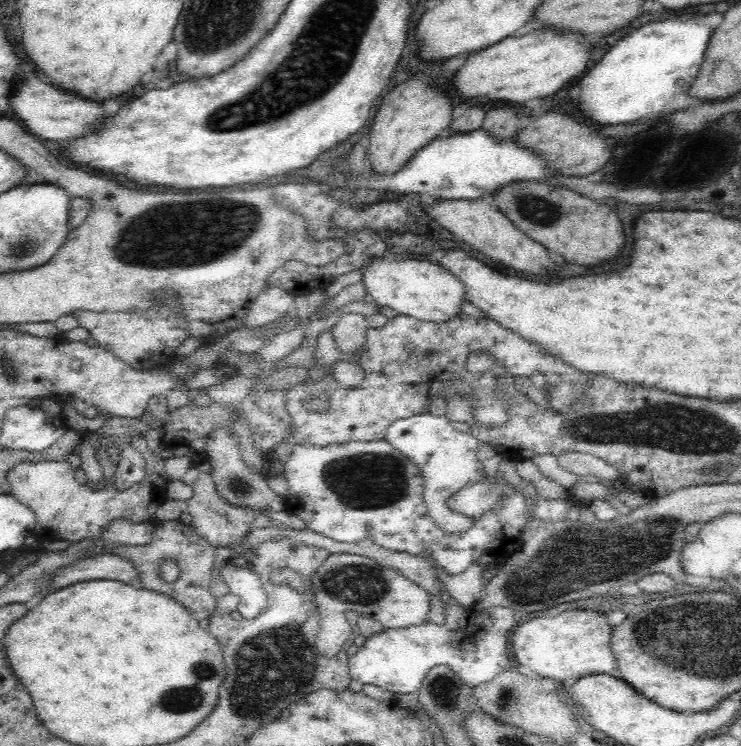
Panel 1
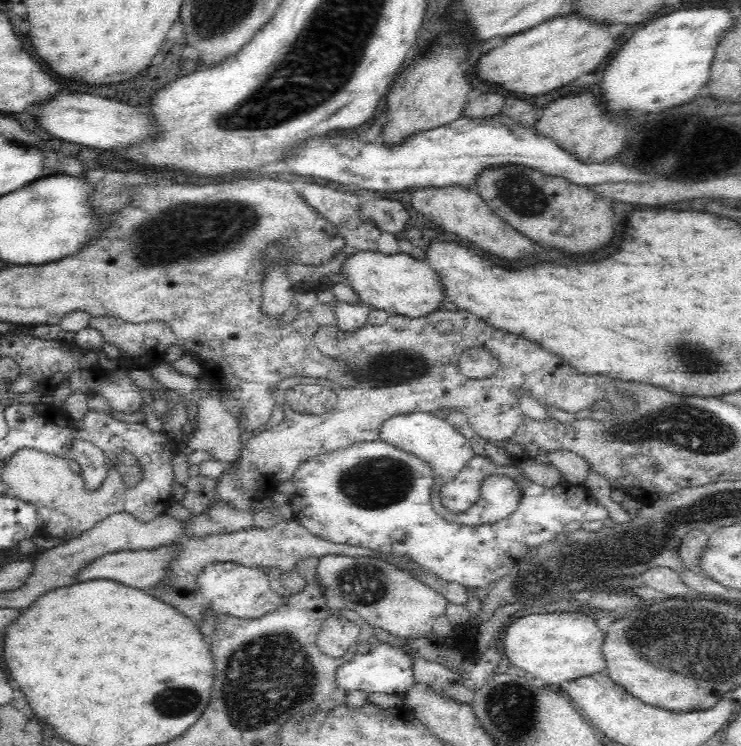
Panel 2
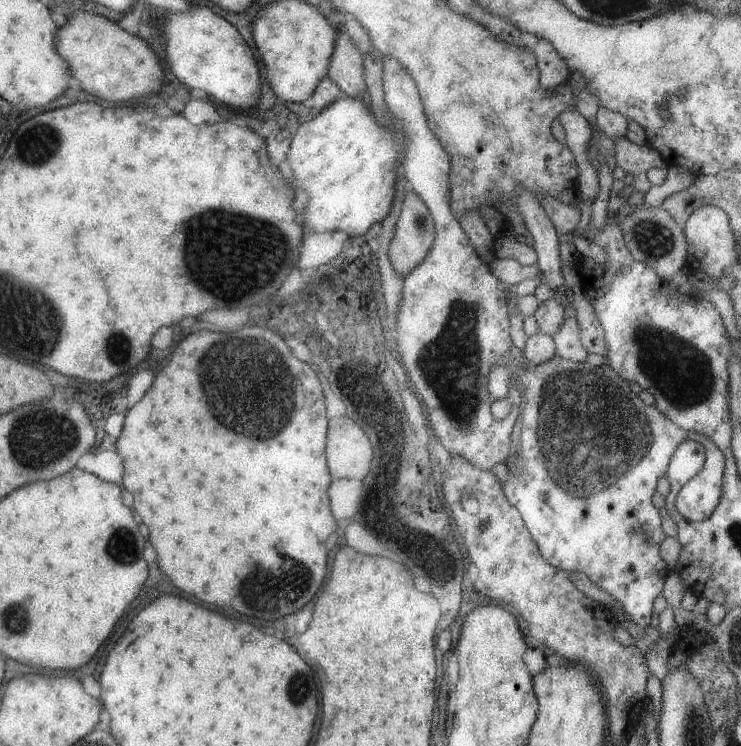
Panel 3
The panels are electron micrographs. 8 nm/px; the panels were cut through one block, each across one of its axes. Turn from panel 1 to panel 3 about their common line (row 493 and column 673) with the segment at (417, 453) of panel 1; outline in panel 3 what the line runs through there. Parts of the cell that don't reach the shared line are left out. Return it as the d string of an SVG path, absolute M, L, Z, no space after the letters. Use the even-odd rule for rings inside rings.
M516 354L511 358L507 358L503 364L497 362L495 366L497 366L497 368L501 366L509 376L513 376L514 379L521 384L525 398L523 412L520 412L521 430L518 444L519 448L521 448L521 452L519 452L519 454L514 453L510 456L513 458L513 466L511 466L511 464L506 466L507 480L501 484L507 502L521 515L523 524L525 524L533 542L537 545L539 554L543 557L544 561L547 561L555 568L563 569L567 572L571 570L582 572L597 588L611 594L620 606L623 607L623 610L631 616L632 621L635 622L637 626L647 628L649 622L651 622L653 600L660 594L664 585L664 578L668 573L667 563L659 552L660 542L664 539L663 532L661 531L661 523L663 520L659 518L658 510L655 509L651 503L651 497L656 490L657 480L665 476L669 460L671 460L671 456L673 456L677 444L684 440L695 440L695 442L699 442L704 448L704 463L703 468L701 467L701 470L697 472L697 476L693 478L693 522L695 522L695 520L705 520L710 516L711 512L713 512L713 508L715 508L717 502L719 502L719 496L721 496L721 486L723 482L722 472L724 471L723 454L719 452L715 443L706 436L679 428L666 416L663 416L655 405L645 405L643 400L639 400L635 394L629 392L629 388L627 388L626 385L627 380L623 380L617 372L613 372L607 365L594 367L587 364L585 361L571 362L559 357L553 357L551 360L547 360L547 362L541 362L541 364L533 364L533 362L527 362L525 358L522 358L521 354ZM511 468L515 468L517 474L513 474Z

